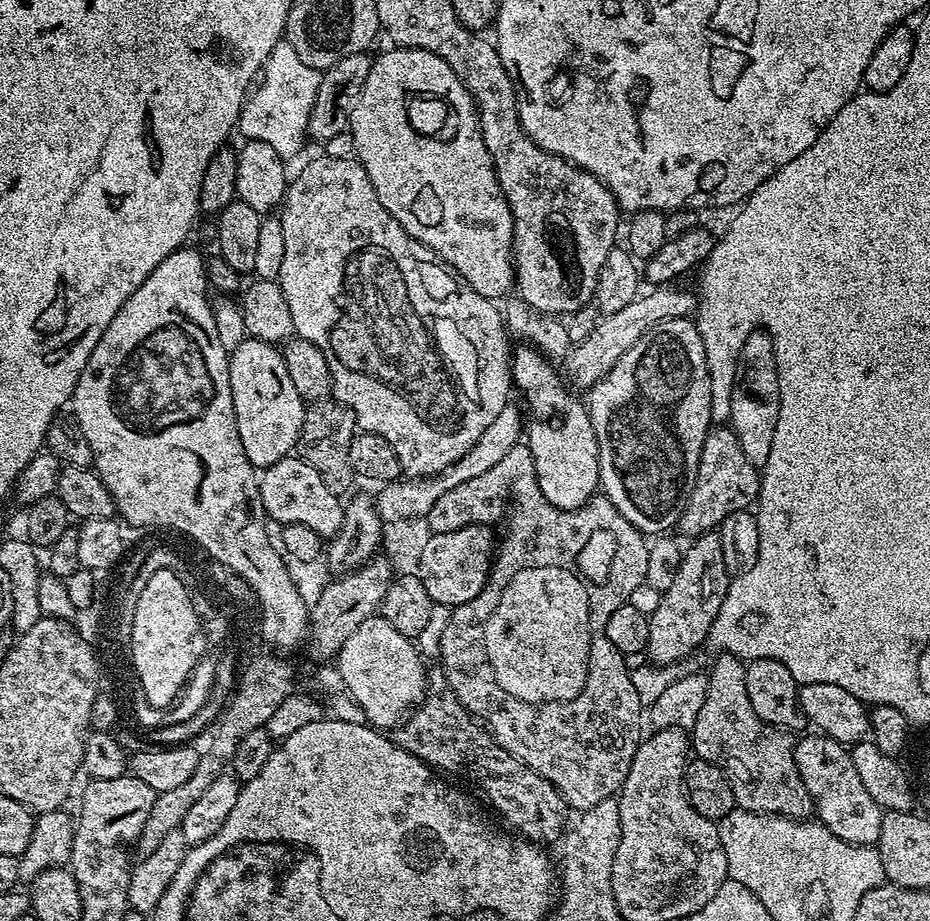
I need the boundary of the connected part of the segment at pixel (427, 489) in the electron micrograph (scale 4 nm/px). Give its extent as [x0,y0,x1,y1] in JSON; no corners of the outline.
[374,402,525,525]

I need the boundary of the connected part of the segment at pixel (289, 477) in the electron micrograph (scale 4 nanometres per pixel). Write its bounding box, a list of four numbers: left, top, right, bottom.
[259,454,345,538]

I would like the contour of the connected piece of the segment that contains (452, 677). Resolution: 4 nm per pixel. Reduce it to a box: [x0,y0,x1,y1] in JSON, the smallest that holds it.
[438,595,642,813]

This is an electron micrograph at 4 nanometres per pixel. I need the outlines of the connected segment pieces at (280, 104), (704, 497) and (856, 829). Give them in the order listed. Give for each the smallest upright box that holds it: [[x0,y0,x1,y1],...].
[[238,39,321,158],[678,426,760,538],[794,734,882,845]]

